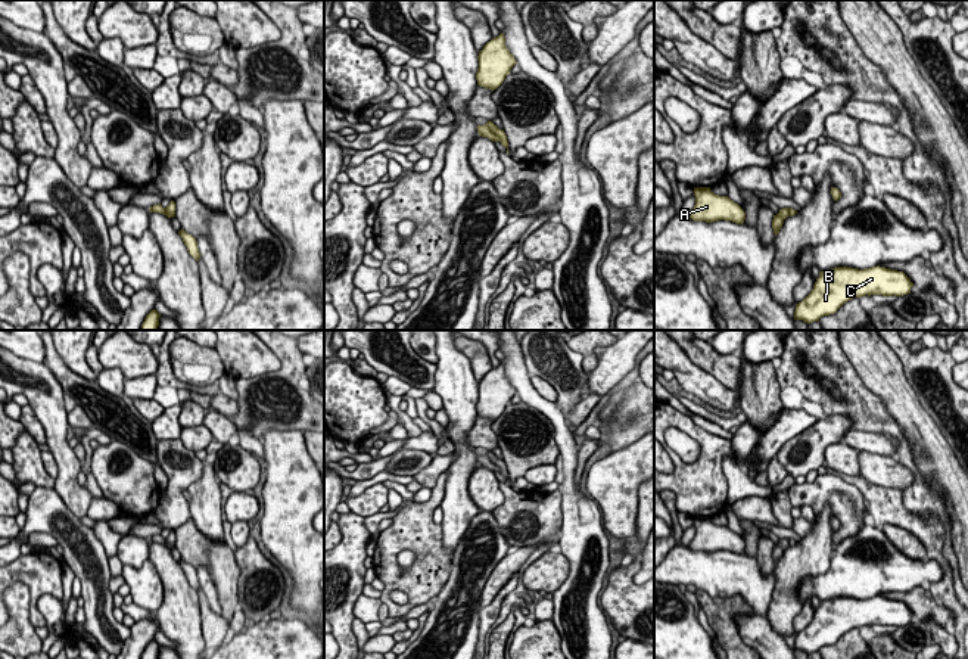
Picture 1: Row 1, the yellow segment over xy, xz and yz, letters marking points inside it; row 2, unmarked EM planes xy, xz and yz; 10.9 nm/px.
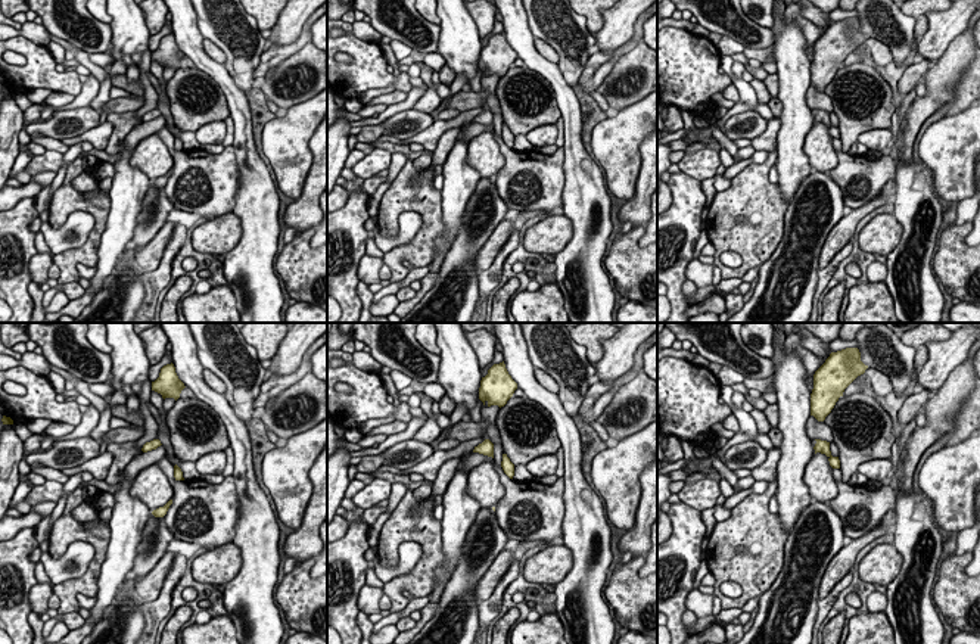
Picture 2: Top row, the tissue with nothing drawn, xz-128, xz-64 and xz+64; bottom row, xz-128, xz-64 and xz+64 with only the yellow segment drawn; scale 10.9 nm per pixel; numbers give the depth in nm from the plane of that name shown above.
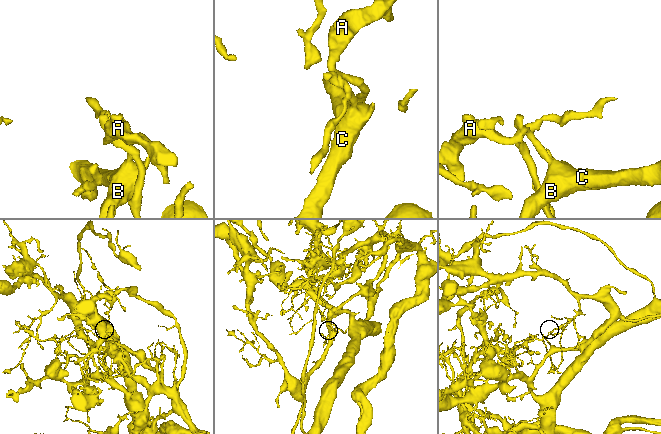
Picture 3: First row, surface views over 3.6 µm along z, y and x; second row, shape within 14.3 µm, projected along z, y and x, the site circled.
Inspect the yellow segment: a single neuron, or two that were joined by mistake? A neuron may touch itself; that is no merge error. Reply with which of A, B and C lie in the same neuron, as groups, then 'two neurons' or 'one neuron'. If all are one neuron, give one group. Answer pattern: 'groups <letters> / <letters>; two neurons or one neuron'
groups A / B C; two neurons

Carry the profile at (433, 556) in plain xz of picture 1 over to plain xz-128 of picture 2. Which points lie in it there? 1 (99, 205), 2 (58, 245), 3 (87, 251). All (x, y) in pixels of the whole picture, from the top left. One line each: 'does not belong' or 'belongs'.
1: belongs
2: does not belong
3: belongs

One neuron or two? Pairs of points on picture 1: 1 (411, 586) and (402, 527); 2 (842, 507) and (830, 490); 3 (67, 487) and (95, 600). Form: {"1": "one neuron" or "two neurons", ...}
{"1": "one neuron", "2": "one neuron", "3": "two neurons"}

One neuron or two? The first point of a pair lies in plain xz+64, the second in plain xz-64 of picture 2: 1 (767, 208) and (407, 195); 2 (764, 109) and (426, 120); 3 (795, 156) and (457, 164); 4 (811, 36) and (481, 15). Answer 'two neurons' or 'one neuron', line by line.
1: one neuron
2: two neurons
3: one neuron
4: one neuron

